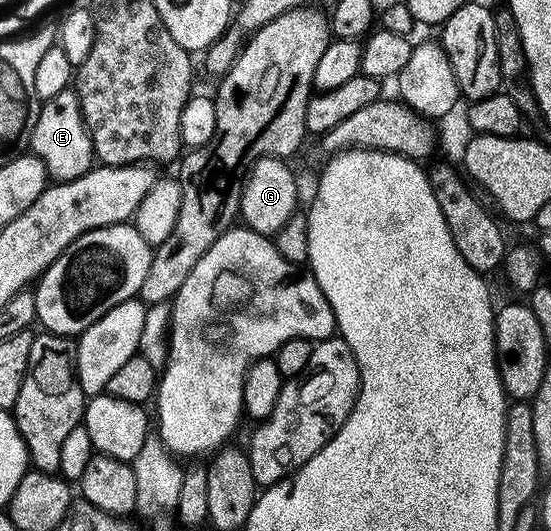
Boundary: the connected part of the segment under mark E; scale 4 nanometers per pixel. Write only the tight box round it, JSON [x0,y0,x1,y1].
[29,88,97,182]

